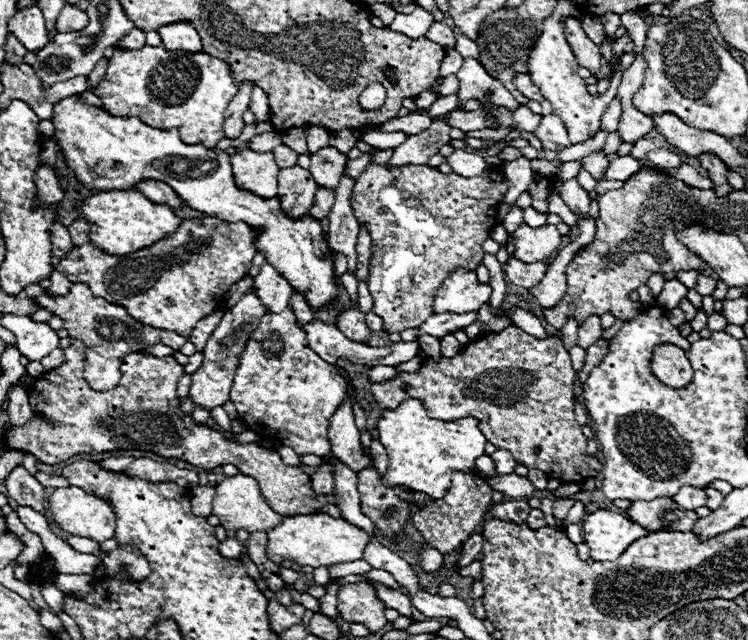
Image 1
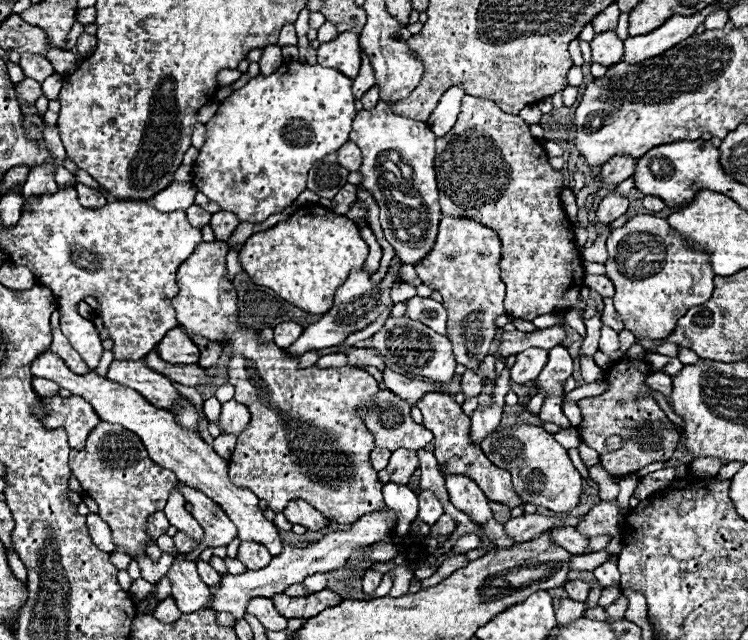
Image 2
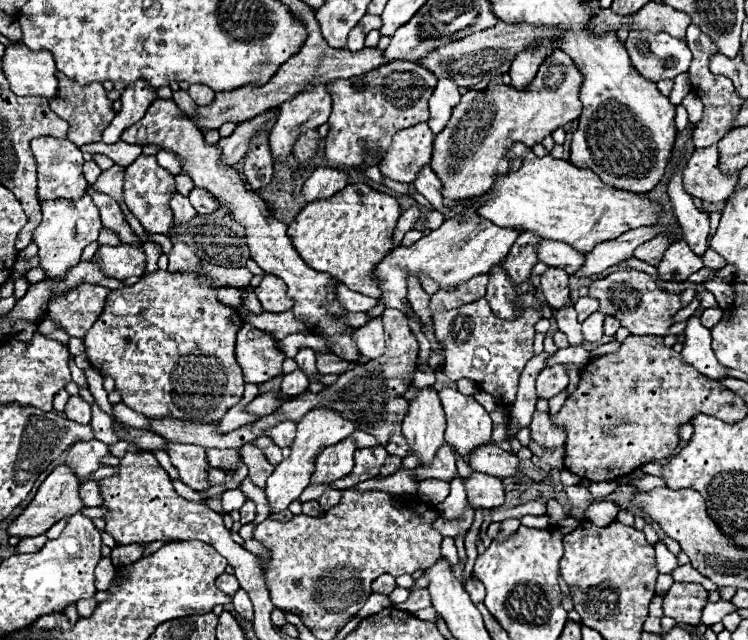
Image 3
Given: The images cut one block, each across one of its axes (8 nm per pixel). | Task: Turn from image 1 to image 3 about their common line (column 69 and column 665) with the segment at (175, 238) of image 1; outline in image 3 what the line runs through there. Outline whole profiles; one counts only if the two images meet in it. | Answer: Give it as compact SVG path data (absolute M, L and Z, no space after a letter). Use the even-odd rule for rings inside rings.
M674 242L662 262L656 266L658 268L658 274L666 274L668 278L672 280L678 280L678 282L684 282L688 280L688 276L692 276L694 272L698 272L702 268L702 260L700 256L696 256L690 246L686 242Z

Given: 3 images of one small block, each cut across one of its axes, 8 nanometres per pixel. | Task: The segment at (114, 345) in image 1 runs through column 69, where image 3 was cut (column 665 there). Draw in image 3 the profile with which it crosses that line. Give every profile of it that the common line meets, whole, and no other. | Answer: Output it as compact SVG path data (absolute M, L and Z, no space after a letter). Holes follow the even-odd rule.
M618 270L612 272L610 276L602 278L602 280L594 280L590 286L590 298L596 298L600 302L598 312L602 312L604 316L614 316L620 320L620 324L624 328L630 330L630 334L634 336L648 336L648 334L656 334L656 336L666 336L668 328L674 324L672 316L680 310L680 296L674 294L666 294L662 292L656 282L652 280L652 276L640 272L640 270Z

